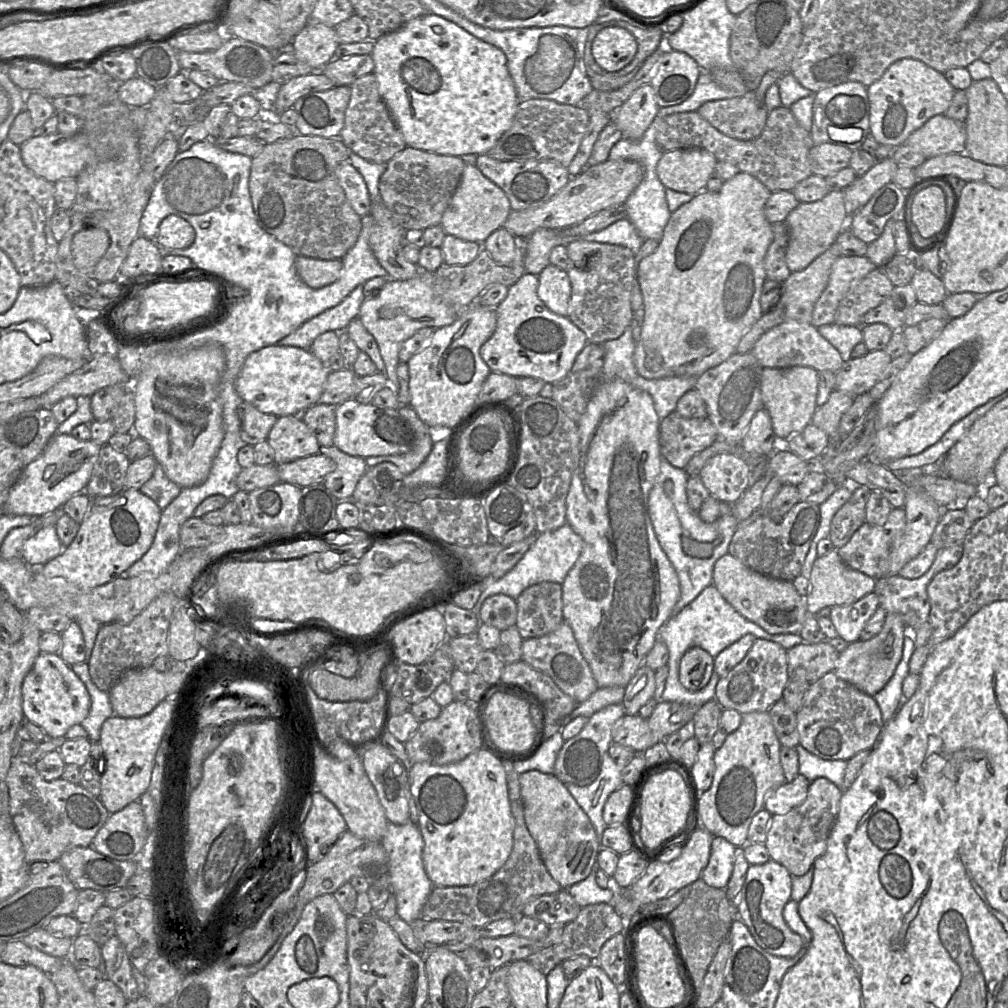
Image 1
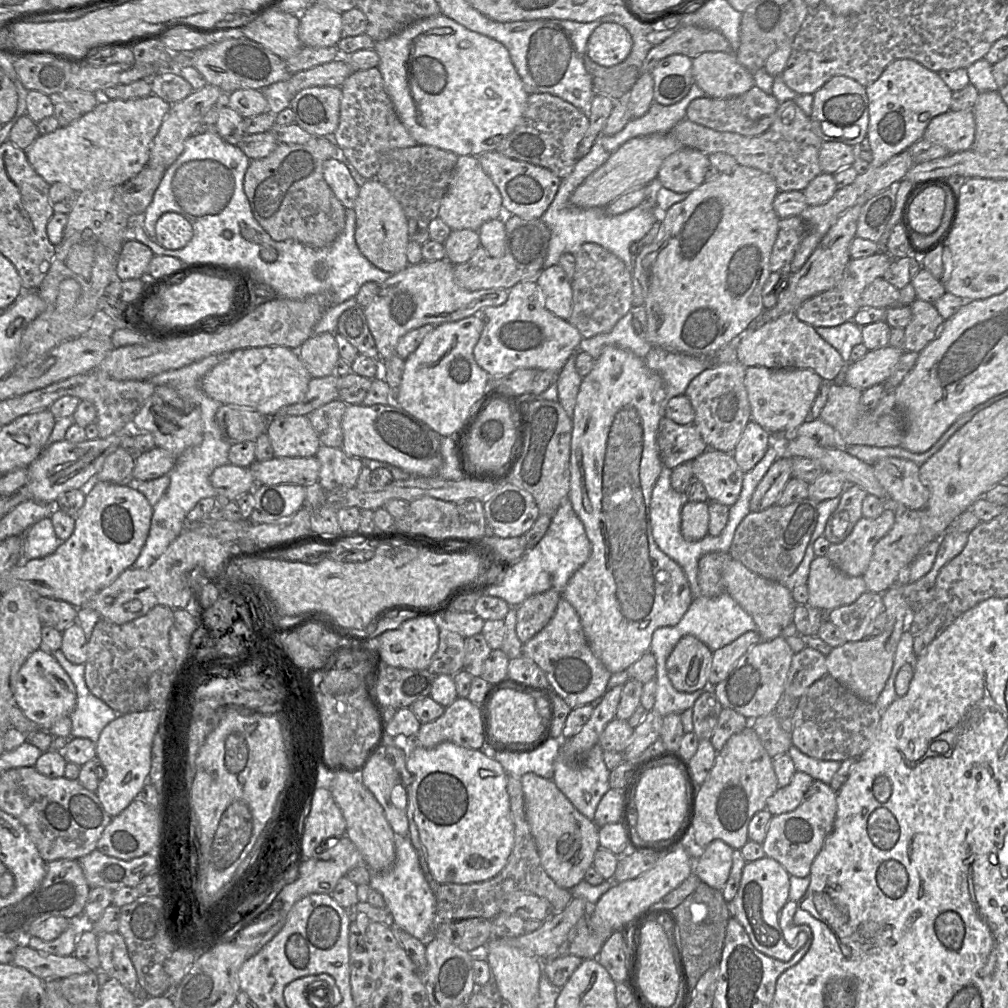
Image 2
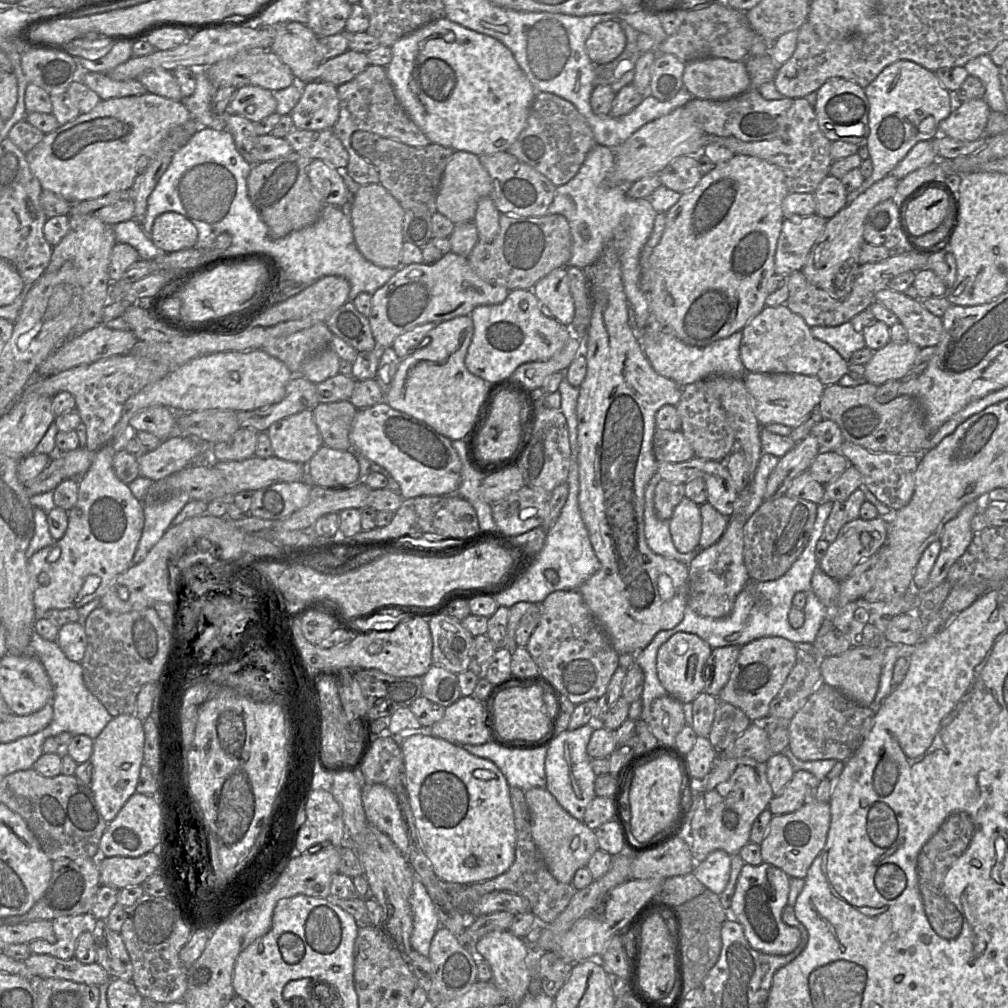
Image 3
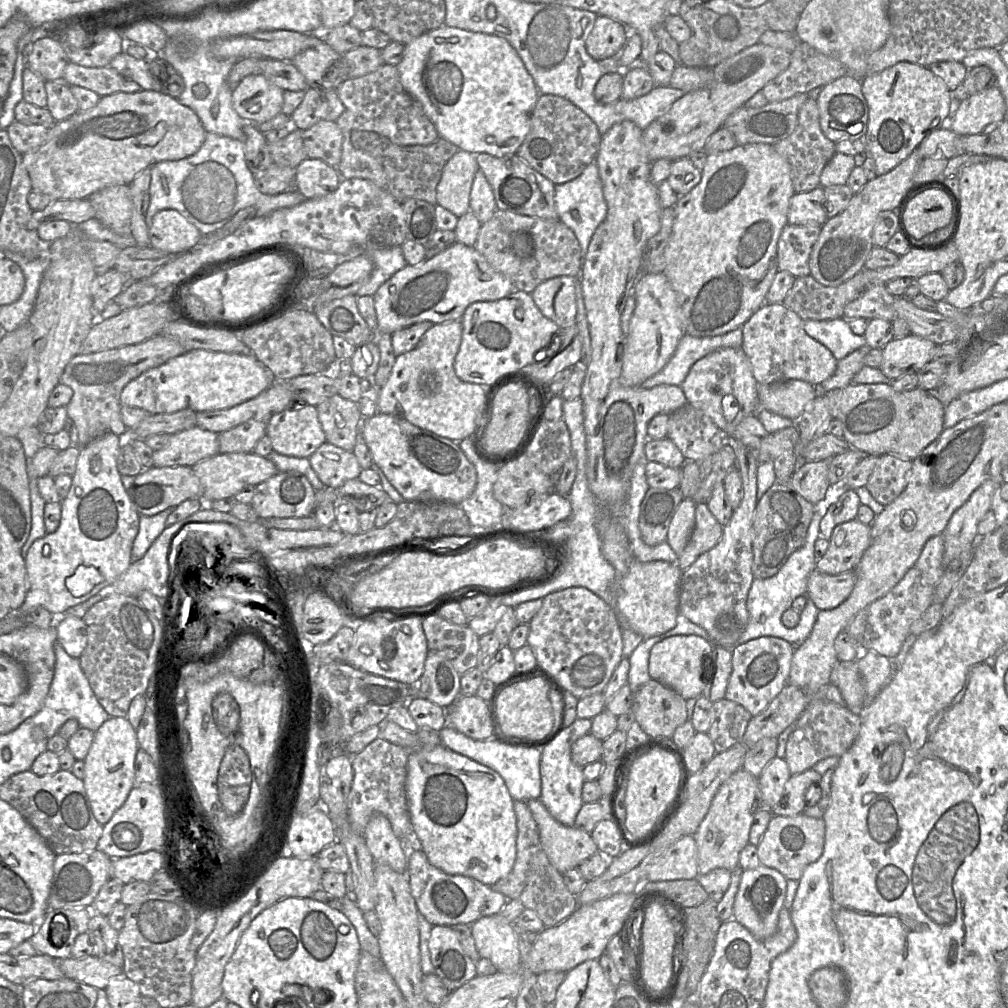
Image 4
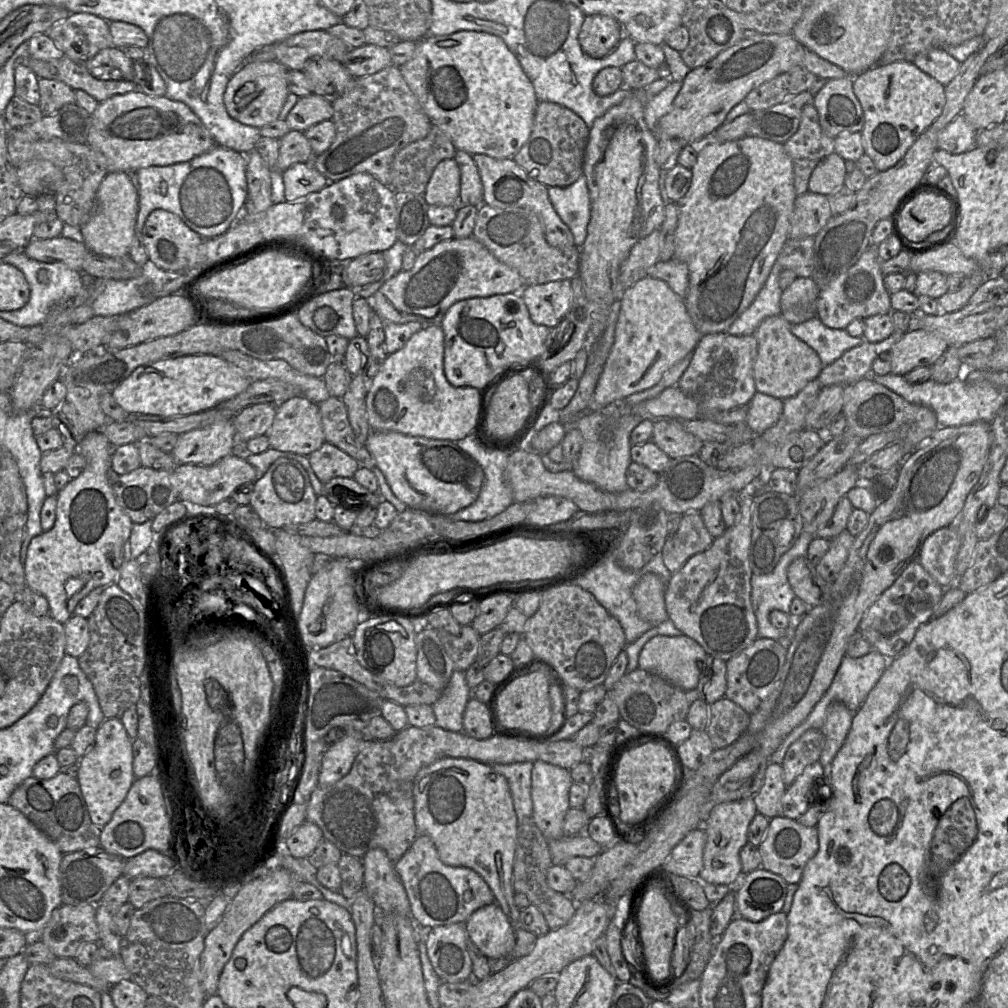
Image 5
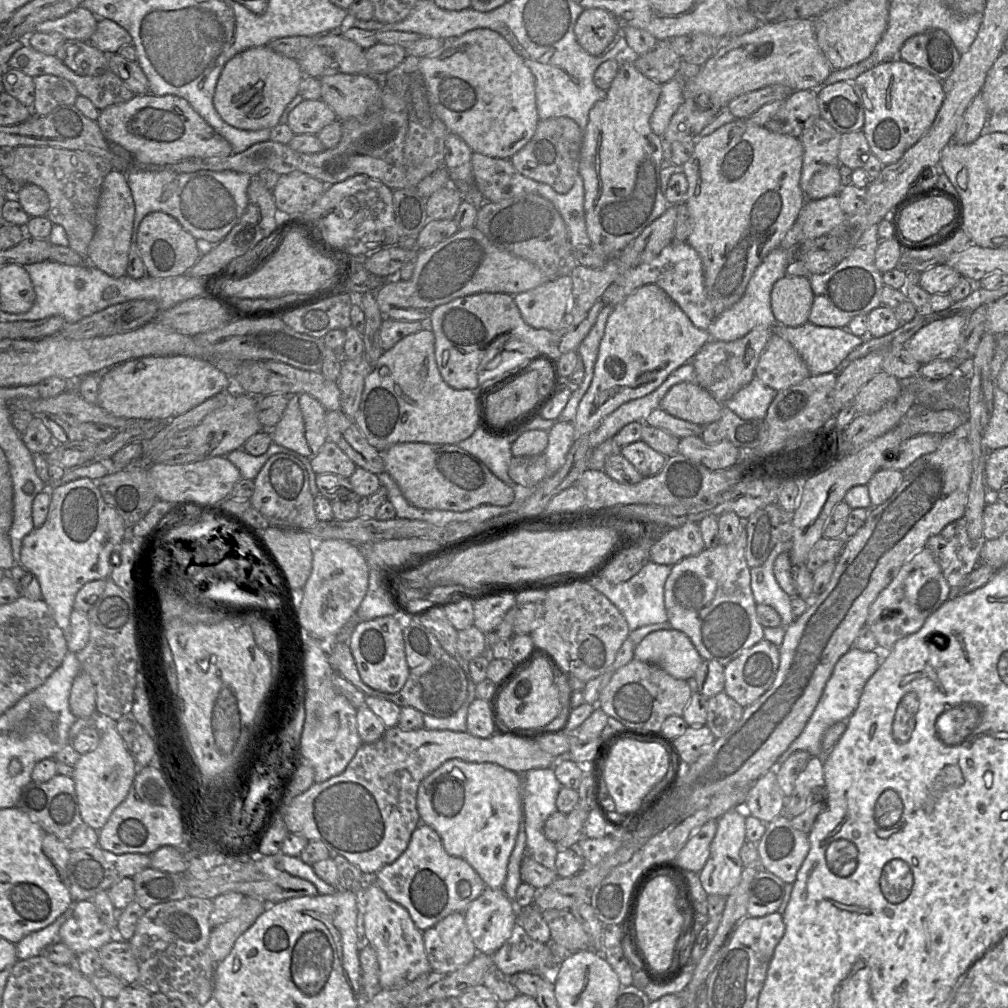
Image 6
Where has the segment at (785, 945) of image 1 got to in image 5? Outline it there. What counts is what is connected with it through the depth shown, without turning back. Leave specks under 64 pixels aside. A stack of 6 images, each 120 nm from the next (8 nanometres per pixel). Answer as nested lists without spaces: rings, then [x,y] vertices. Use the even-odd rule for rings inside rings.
[[[764,868],[743,873],[736,886],[730,886],[736,896],[736,916],[760,922],[781,912],[787,895],[784,879]]]

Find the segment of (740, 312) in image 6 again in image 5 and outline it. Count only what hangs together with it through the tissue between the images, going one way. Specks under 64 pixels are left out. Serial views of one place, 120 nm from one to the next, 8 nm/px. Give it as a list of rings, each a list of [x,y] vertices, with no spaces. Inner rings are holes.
[[[775,262],[763,287],[749,305],[726,330],[730,335],[752,335],[758,325],[767,317],[780,315],[779,274],[782,268]]]

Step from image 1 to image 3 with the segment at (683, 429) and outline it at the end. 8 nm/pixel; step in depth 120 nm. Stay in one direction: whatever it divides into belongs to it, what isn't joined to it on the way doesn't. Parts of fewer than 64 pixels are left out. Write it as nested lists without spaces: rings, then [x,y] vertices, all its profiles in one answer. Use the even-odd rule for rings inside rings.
[[[656,429],[652,446],[658,462],[680,463],[694,457],[694,451],[681,431]]]

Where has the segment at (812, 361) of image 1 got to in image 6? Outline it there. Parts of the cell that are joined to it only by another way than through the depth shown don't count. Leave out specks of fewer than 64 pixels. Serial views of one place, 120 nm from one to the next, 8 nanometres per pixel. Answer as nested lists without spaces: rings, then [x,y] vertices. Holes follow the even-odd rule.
[[[775,332],[759,357],[755,375],[765,385],[781,391],[800,383],[810,373],[794,347]]]

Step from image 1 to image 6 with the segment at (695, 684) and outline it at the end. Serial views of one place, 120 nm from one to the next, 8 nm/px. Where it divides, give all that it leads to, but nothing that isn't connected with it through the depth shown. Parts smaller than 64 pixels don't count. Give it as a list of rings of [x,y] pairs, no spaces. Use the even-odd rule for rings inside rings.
[[[675,629],[646,635],[636,645],[634,658],[656,664],[674,678],[682,680],[694,677],[703,661],[689,637]]]

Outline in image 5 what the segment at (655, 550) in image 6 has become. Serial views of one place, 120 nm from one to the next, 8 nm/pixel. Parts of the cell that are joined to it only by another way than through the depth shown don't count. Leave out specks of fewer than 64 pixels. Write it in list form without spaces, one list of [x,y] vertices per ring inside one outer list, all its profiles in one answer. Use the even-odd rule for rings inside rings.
[[[688,512],[681,516],[678,529],[668,536],[660,553],[665,566],[674,573],[693,555],[707,550],[713,541],[700,512]]]

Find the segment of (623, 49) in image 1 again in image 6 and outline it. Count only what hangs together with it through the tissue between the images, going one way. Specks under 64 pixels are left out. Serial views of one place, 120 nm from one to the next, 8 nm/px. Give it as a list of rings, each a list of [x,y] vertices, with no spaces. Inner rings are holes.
[[[584,8],[579,15],[574,33],[580,46],[589,54],[600,56],[622,27],[617,17],[604,8]]]

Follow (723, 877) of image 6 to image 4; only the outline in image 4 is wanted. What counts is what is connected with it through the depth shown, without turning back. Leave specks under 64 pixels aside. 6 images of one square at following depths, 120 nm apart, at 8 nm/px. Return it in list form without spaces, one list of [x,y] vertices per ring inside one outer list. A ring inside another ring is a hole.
[[[740,769],[732,774],[716,792],[710,808],[695,832],[698,874],[707,874],[717,868],[733,871],[739,866],[739,857],[749,843],[754,814],[764,807],[759,779]]]

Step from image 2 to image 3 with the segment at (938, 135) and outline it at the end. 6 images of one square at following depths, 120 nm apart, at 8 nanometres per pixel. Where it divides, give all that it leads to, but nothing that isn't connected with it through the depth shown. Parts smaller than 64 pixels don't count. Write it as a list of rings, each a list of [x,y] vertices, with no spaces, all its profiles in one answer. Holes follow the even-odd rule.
[[[984,98],[956,103],[952,112],[939,123],[939,135],[974,141],[985,134],[991,109]]]

